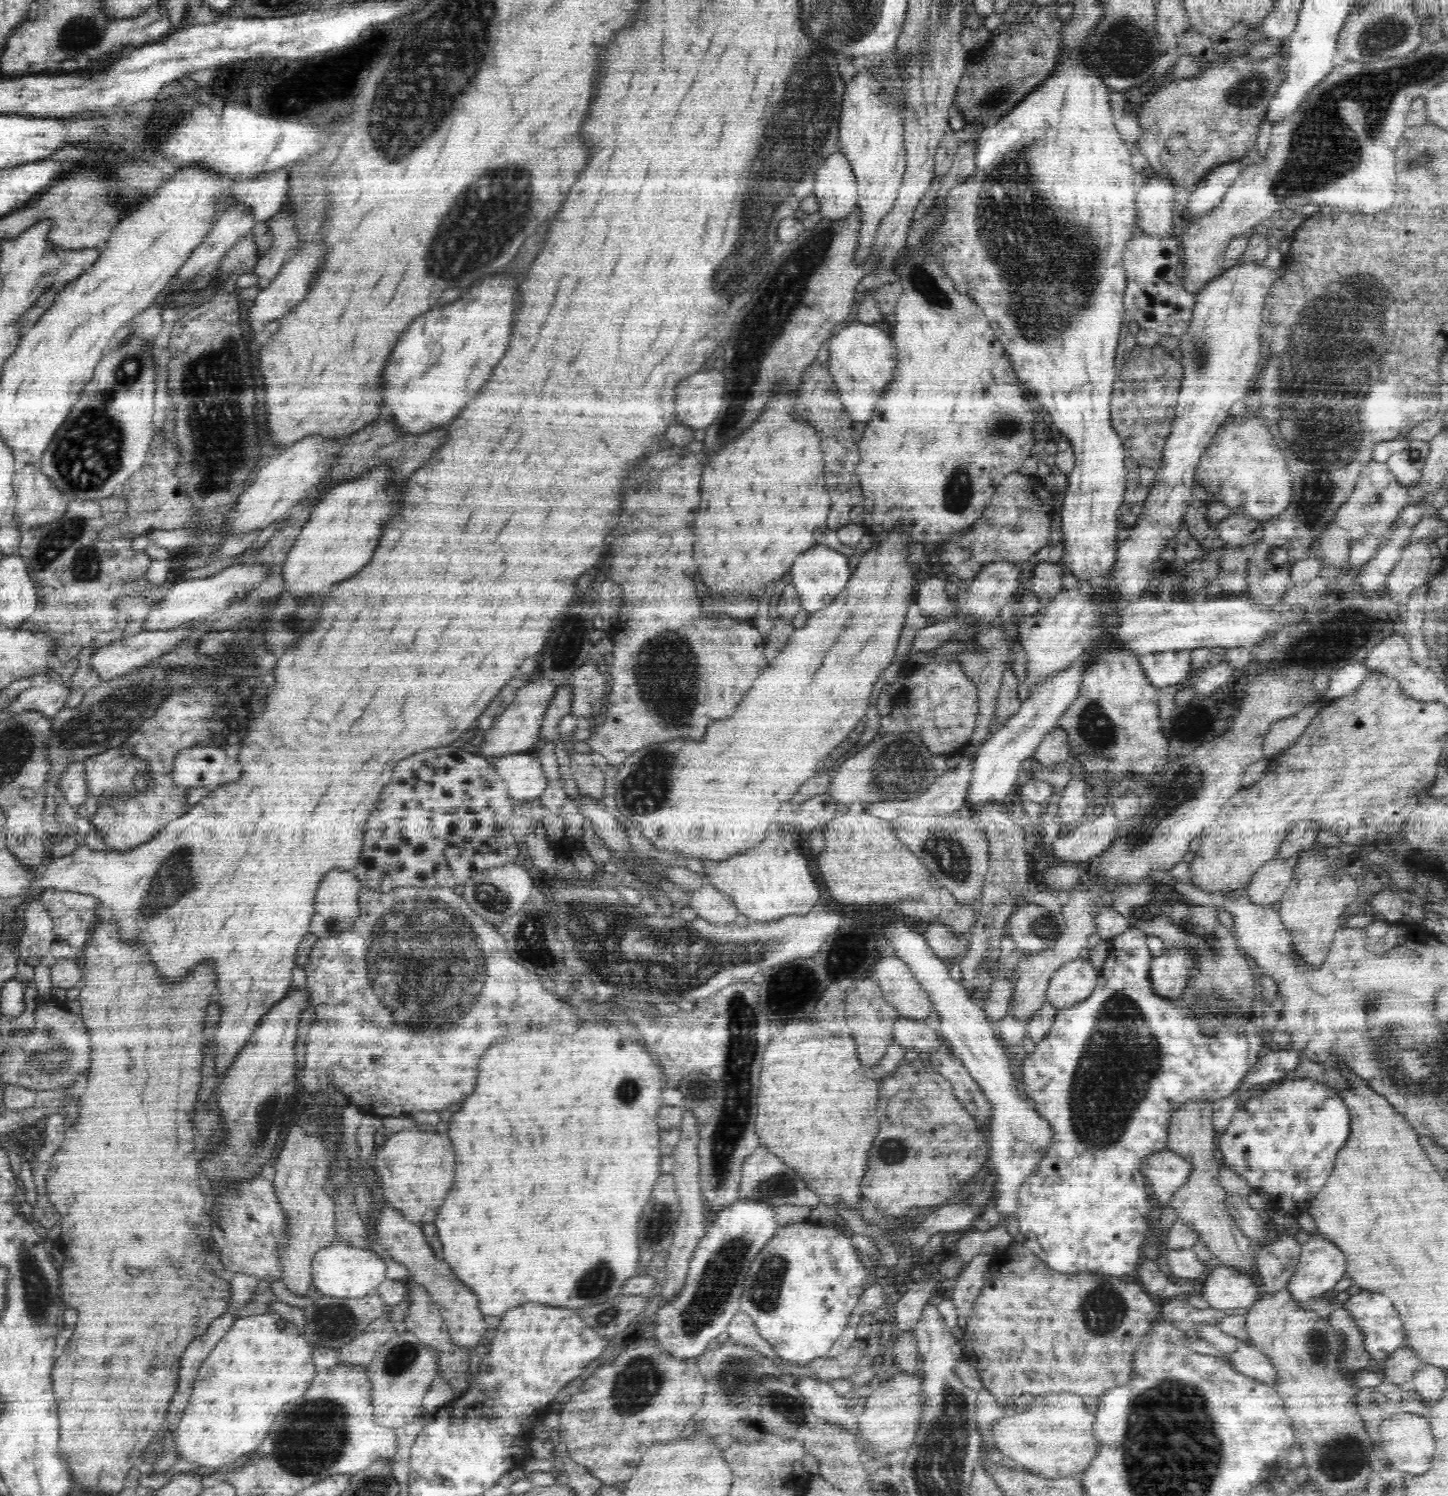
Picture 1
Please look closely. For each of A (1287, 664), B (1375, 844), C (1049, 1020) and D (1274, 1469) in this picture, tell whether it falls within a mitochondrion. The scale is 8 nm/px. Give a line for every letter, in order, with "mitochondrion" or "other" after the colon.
A: mitochondrion
B: other
C: other
D: other

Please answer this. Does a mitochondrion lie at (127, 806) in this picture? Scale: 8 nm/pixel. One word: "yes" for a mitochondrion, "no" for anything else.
no

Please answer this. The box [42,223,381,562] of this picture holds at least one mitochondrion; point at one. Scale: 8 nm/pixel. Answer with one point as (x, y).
(217, 383)

